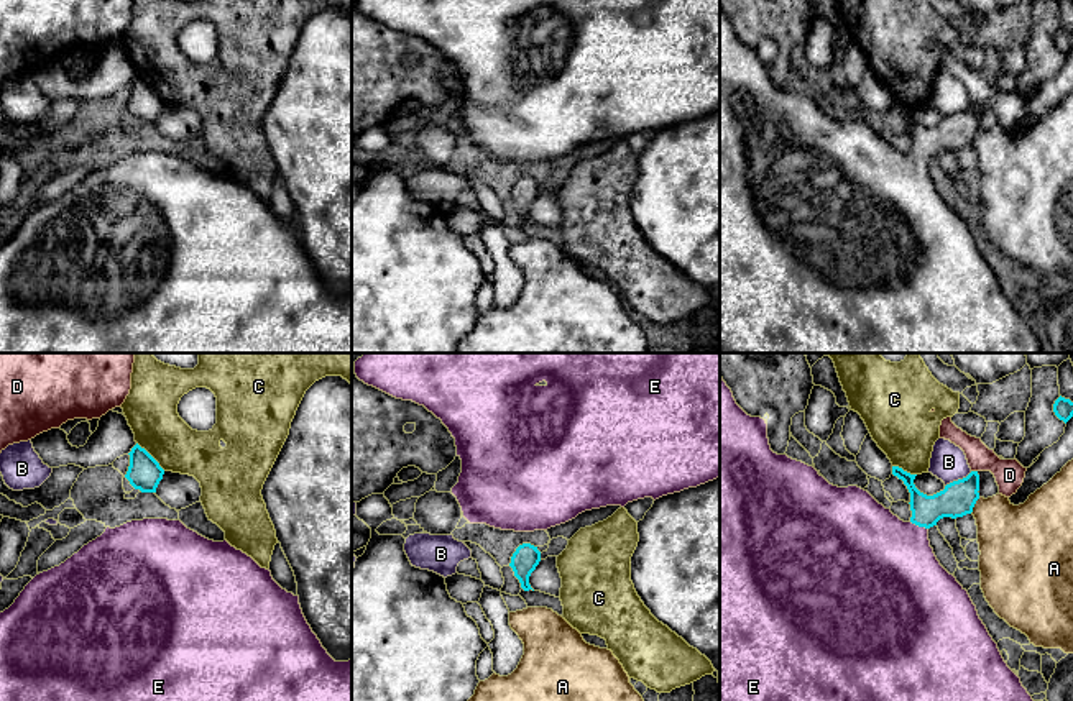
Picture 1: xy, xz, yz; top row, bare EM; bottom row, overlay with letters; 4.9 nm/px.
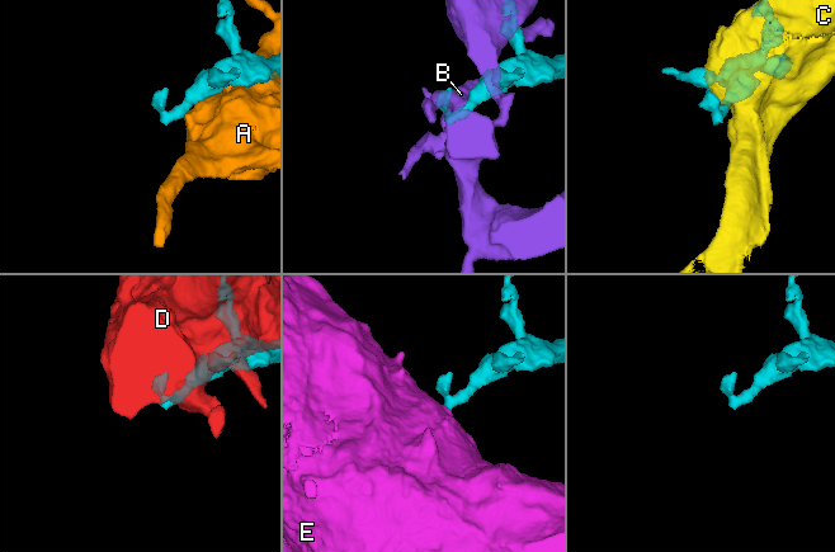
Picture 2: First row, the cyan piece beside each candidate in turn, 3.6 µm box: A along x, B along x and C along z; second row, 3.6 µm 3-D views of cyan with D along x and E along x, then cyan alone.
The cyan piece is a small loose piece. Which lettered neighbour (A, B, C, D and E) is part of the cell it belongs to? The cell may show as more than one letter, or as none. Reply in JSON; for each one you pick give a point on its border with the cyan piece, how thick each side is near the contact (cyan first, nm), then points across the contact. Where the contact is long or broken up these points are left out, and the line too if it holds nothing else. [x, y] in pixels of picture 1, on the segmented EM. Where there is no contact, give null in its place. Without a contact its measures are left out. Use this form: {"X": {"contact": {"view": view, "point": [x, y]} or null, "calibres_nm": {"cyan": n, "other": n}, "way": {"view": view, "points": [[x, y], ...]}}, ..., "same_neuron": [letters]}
{"E": {"contact": {"view": "yz", "point": [919, 526]}, "calibres_nm": {"cyan": 170, "other": 460}, "way": {"view": "yz", "points": [[958, 498], [940, 504], [919, 526], [914, 536], [886, 565]]}}, "same_neuron": ["E"]}

